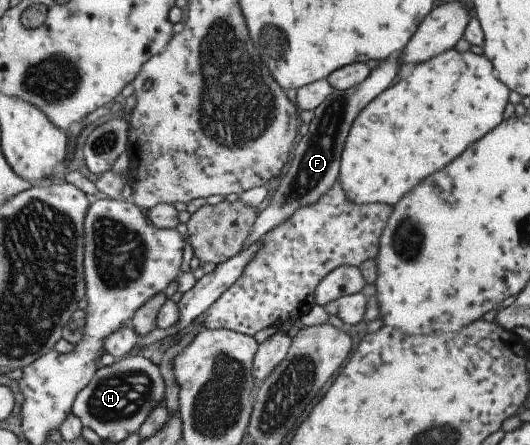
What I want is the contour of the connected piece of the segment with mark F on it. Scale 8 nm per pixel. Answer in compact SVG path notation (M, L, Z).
M390 56L388 59L379 61L373 69L369 69L369 75L359 85L355 84L345 90L332 90L325 97L325 101L321 101L313 109L313 120L308 124L307 133L299 139L285 175L279 179L279 185L269 199L267 207L257 215L241 251L247 249L251 243L255 243L269 229L287 221L295 209L299 209L301 205L315 203L325 191L329 191L338 179L341 150L352 121L365 105L391 85L391 81L394 82L401 75L405 75L405 71L407 69L401 61L396 56Z

